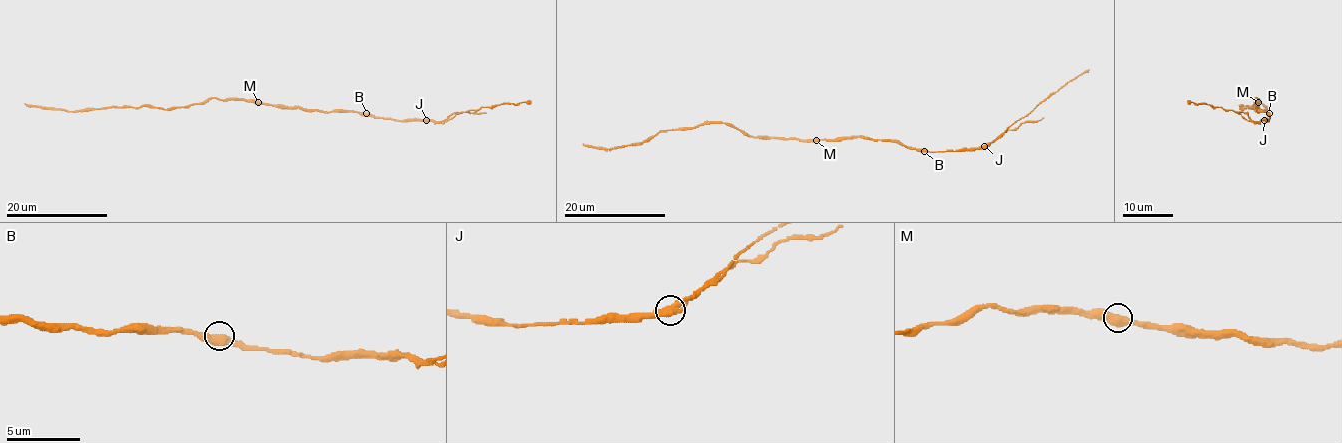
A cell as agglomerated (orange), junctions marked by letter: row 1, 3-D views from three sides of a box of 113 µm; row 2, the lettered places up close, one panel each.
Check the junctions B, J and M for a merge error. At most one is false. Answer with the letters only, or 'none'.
J

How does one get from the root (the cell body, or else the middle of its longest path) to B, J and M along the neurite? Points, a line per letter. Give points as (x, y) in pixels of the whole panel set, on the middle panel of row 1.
B: (845, 137), (894, 140), (924, 151)
J: (845, 137), (894, 140), (928, 151), (973, 150), (985, 146)
M: (845, 137), (816, 140)

